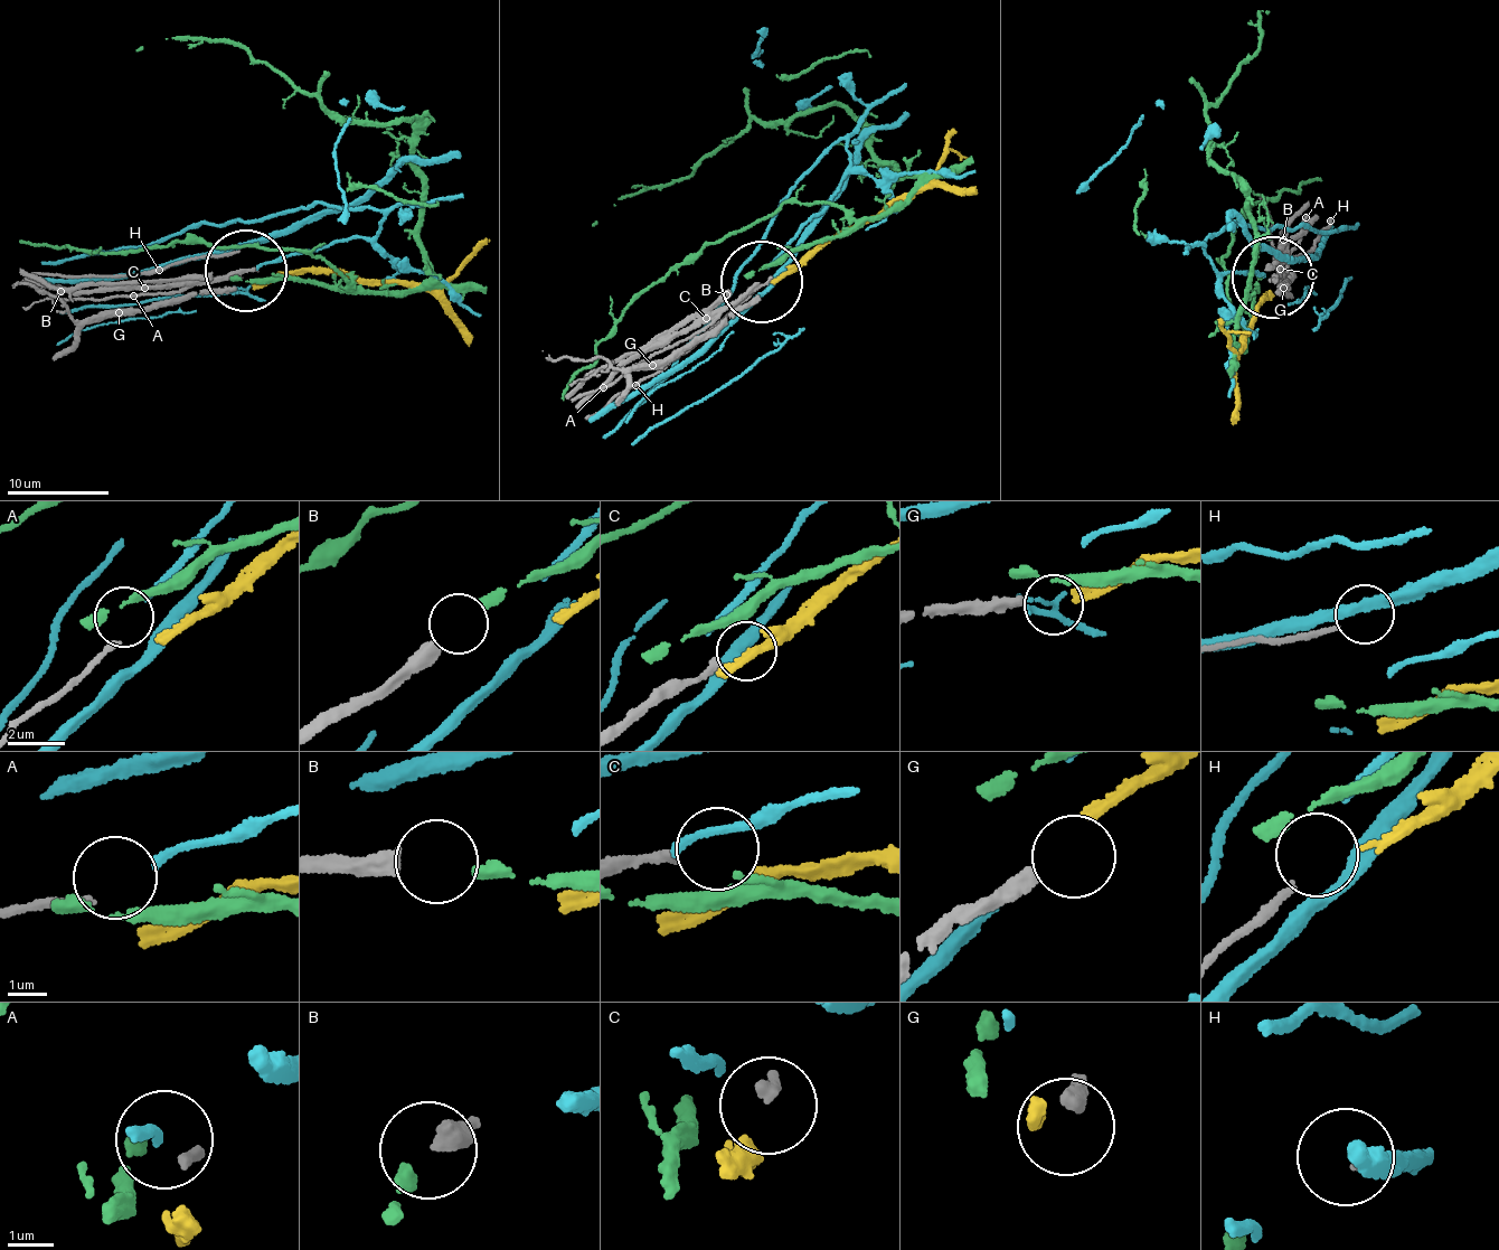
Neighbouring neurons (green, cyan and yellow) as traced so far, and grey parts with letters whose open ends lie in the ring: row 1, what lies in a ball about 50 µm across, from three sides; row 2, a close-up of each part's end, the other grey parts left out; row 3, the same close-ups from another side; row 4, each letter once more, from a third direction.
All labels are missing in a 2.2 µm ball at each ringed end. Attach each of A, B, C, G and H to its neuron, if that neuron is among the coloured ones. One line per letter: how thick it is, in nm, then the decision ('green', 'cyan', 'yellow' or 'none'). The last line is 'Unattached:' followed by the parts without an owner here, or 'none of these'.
A: 180 nm | cyan
B: 500 nm | green
C: 280 nm | none
G: 380 nm | yellow
H: 180 nm | none
Unattached: C, H

